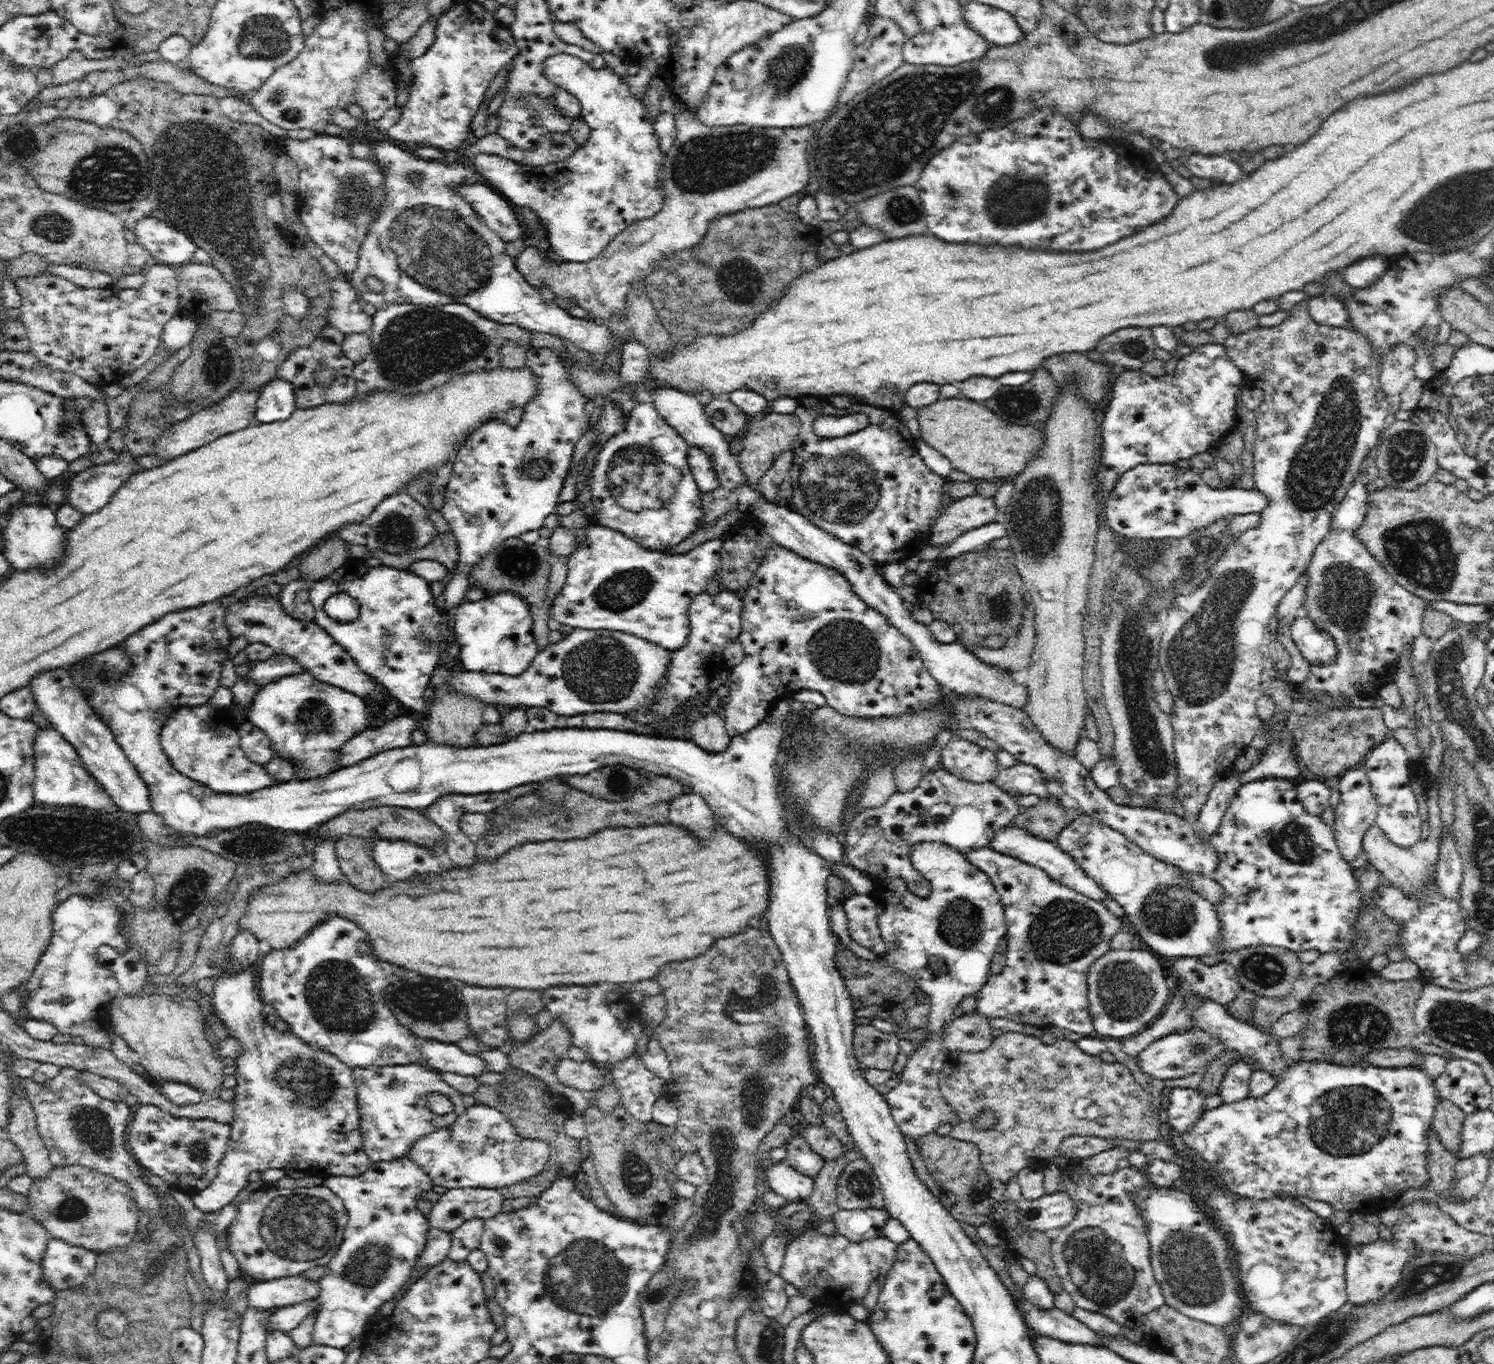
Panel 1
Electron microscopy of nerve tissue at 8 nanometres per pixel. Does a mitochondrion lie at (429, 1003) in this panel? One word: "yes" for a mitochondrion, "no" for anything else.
yes

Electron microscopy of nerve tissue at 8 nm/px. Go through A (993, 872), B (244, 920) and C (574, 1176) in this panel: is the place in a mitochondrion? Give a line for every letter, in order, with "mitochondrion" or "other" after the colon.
A: other
B: other
C: other

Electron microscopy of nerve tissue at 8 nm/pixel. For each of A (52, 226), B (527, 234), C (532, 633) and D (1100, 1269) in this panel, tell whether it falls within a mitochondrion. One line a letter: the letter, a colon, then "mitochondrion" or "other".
A: mitochondrion
B: other
C: other
D: mitochondrion

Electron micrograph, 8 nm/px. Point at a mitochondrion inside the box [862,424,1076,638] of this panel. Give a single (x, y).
(1037, 520)

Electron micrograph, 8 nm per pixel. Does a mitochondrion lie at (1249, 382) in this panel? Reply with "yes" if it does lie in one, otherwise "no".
no

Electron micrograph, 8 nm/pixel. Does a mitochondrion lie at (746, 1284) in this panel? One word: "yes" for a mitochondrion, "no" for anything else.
no

